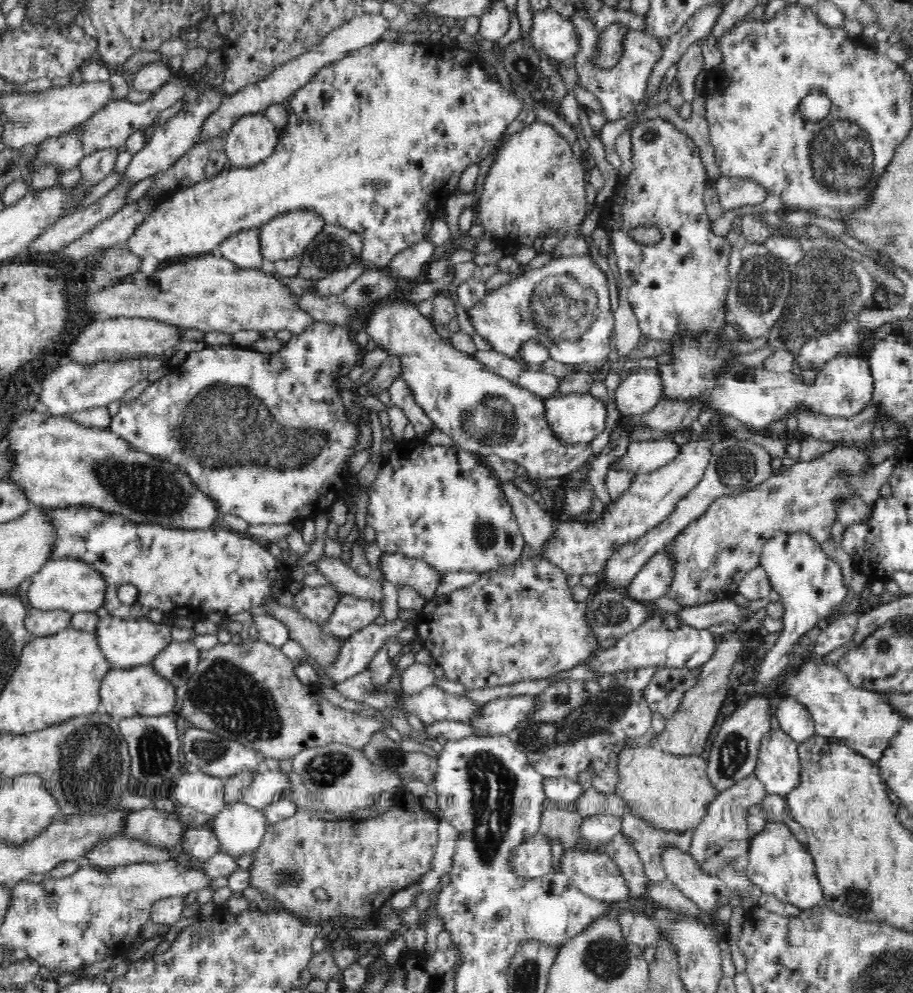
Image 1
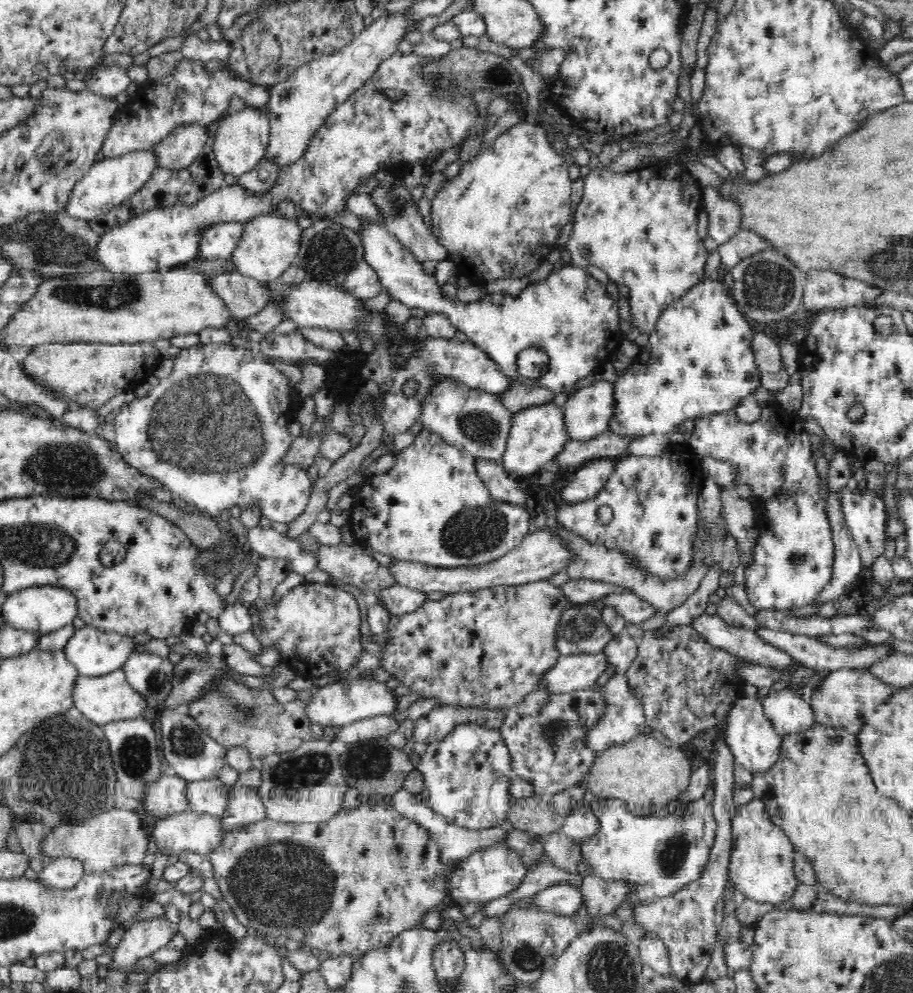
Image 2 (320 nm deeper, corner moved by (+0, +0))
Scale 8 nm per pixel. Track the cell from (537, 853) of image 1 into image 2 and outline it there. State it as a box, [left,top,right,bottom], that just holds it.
[448,844,528,903]

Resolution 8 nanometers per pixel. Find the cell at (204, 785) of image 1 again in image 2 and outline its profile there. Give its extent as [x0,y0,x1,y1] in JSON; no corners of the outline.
[141,772,189,818]

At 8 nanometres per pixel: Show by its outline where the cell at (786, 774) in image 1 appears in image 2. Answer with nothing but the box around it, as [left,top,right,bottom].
[724,693,784,774]

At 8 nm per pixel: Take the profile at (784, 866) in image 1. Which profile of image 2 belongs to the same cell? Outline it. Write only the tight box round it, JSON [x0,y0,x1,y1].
[729,799,798,905]

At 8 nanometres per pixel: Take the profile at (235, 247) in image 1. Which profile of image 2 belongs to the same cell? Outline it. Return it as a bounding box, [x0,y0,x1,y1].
[200,222,244,260]

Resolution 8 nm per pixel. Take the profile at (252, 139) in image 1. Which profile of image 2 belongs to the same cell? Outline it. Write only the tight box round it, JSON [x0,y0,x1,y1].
[212,107,270,177]

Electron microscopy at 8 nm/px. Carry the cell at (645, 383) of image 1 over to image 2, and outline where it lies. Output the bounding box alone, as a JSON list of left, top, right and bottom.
[563,380,616,440]

